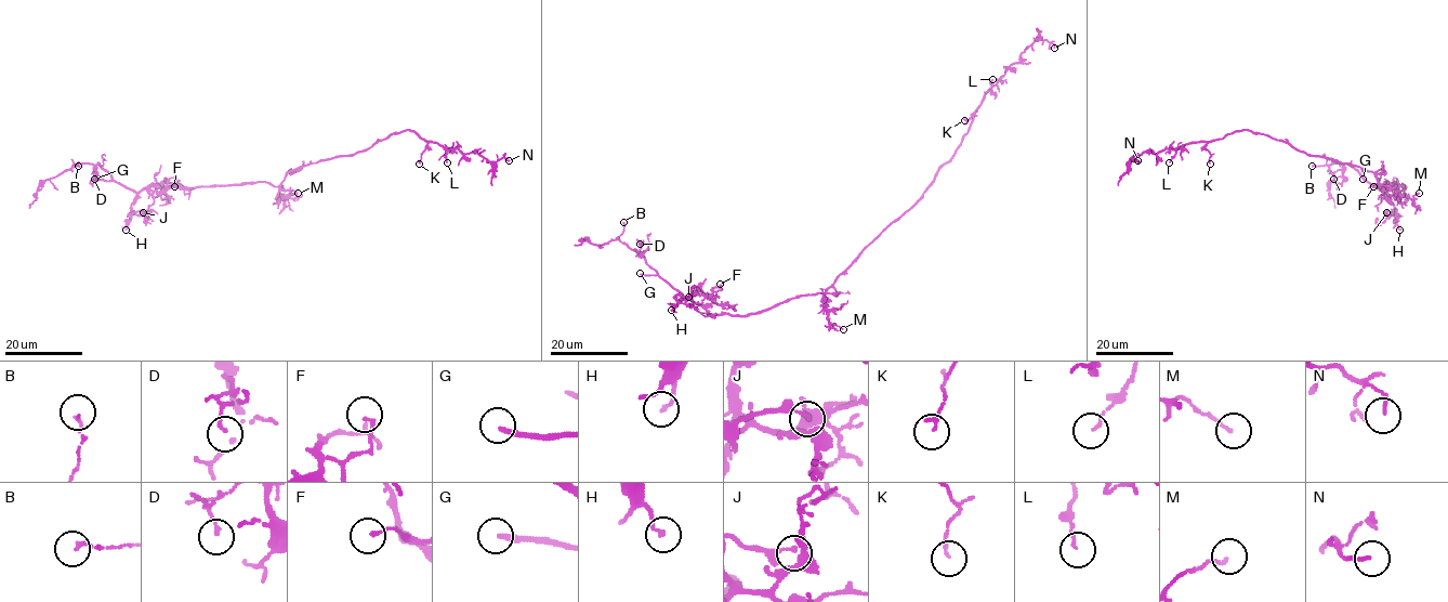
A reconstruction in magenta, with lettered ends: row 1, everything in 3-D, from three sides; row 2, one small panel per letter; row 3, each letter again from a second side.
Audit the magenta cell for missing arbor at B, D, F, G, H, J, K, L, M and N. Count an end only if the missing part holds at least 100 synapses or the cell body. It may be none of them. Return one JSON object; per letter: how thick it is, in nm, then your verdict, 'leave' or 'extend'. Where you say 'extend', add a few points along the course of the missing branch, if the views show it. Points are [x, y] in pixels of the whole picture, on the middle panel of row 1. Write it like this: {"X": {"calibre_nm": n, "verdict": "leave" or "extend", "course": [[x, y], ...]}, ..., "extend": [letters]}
{"B": {"calibre_nm": 130, "verdict": "leave"}, "D": {"calibre_nm": 140, "verdict": "leave"}, "F": {"calibre_nm": 140, "verdict": "leave"}, "G": {"calibre_nm": 220, "verdict": "extend", "course": [[640, 273], [627, 267], [615, 254], [632, 265], [644, 279], [633, 285], [632, 299], [622, 306], [621, 312]]}, "H": {"calibre_nm": 150, "verdict": "leave"}, "J": {"calibre_nm": 140, "verdict": "leave"}, "K": {"calibre_nm": 150, "verdict": "leave"}, "L": {"calibre_nm": 110, "verdict": "leave"}, "M": {"calibre_nm": 130, "verdict": "leave"}, "N": {"calibre_nm": 140, "verdict": "leave"}, "extend": ["G"]}

